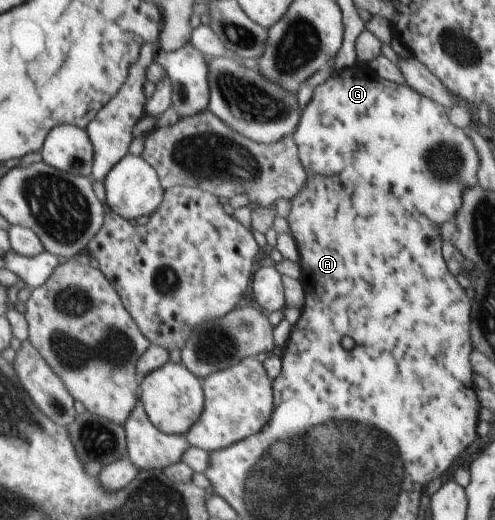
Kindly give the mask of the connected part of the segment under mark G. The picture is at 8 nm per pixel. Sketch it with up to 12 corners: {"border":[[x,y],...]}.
{"border":[[369,65],[335,71],[292,134],[437,227],[478,184],[449,110]]}

